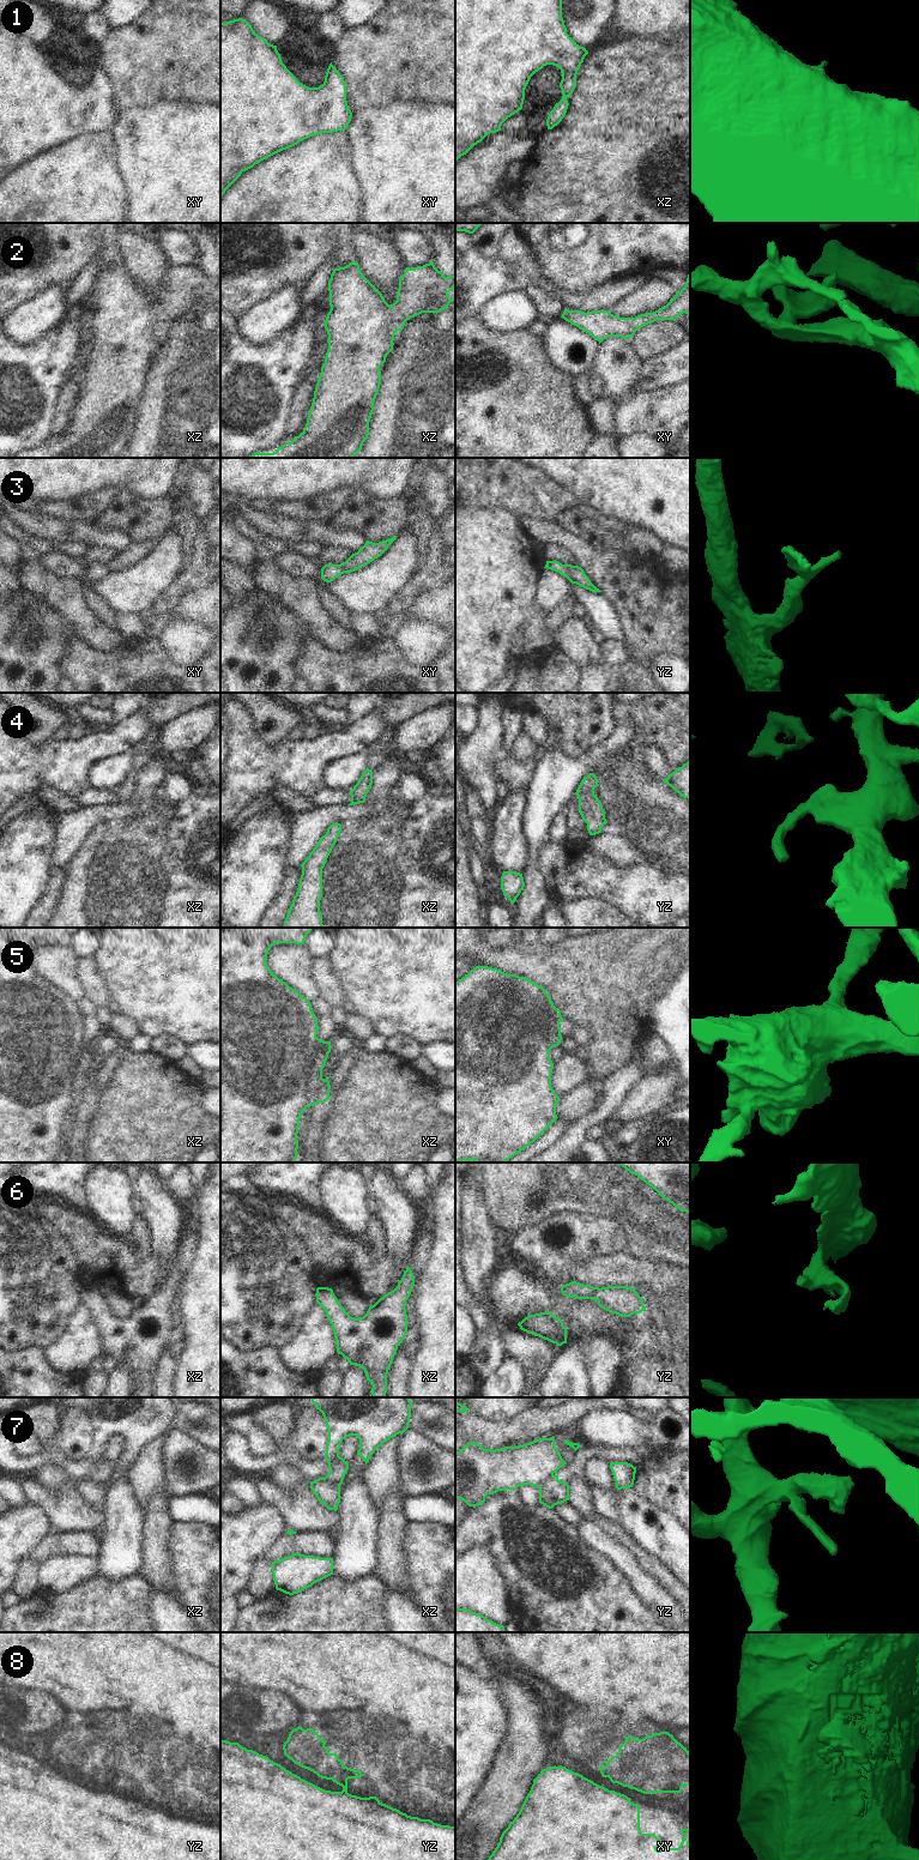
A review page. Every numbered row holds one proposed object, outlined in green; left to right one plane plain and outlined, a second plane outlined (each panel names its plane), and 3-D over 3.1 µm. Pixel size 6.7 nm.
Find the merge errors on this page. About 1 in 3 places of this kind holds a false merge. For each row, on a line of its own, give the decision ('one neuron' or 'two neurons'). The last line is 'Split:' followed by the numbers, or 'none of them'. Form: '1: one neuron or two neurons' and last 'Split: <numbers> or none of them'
1: one neuron
2: one neuron
3: one neuron
4: one neuron
5: one neuron
6: one neuron
7: two neurons
8: two neurons
Split: 7, 8

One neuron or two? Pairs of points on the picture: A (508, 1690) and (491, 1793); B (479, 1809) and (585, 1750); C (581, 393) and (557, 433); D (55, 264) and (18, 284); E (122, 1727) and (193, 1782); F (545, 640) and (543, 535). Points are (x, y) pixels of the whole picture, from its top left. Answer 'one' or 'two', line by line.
A: one
B: two
C: two
D: one
E: one
F: two

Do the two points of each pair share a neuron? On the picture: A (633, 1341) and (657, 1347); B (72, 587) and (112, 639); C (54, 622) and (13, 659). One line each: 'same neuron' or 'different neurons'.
A: same neuron
B: same neuron
C: same neuron

